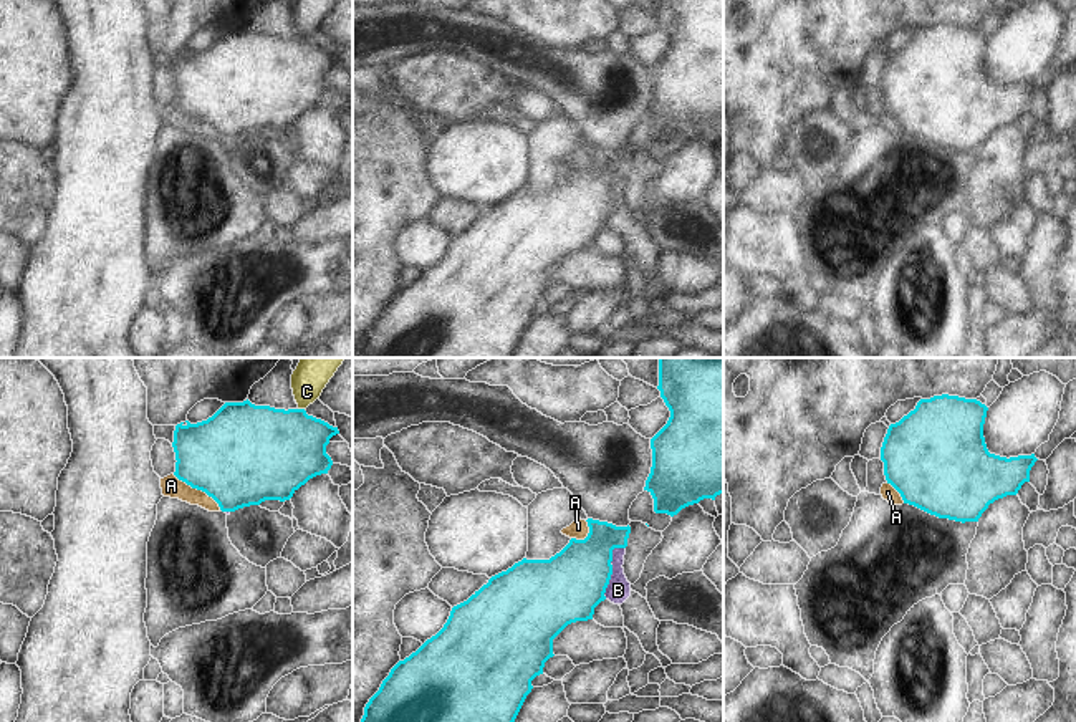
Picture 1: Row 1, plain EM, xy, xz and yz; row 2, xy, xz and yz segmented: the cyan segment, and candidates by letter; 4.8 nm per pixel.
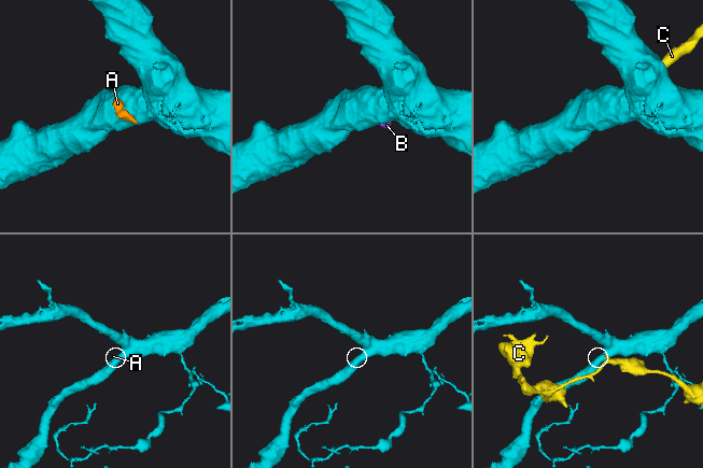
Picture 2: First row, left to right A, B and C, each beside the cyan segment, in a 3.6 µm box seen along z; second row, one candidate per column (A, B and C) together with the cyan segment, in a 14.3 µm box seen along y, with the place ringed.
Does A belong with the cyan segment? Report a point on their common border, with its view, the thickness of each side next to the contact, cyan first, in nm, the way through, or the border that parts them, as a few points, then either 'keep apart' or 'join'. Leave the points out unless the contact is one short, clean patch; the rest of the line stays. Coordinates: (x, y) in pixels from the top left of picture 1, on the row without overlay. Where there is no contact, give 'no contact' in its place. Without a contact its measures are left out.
meets cyan in xy at (197, 118); 460 nm thick on the cyan side, 100 nm on the other; border along xy (172, 103), (204, 120), (220, 138); keep apart

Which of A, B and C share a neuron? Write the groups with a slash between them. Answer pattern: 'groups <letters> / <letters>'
groups A B / C

